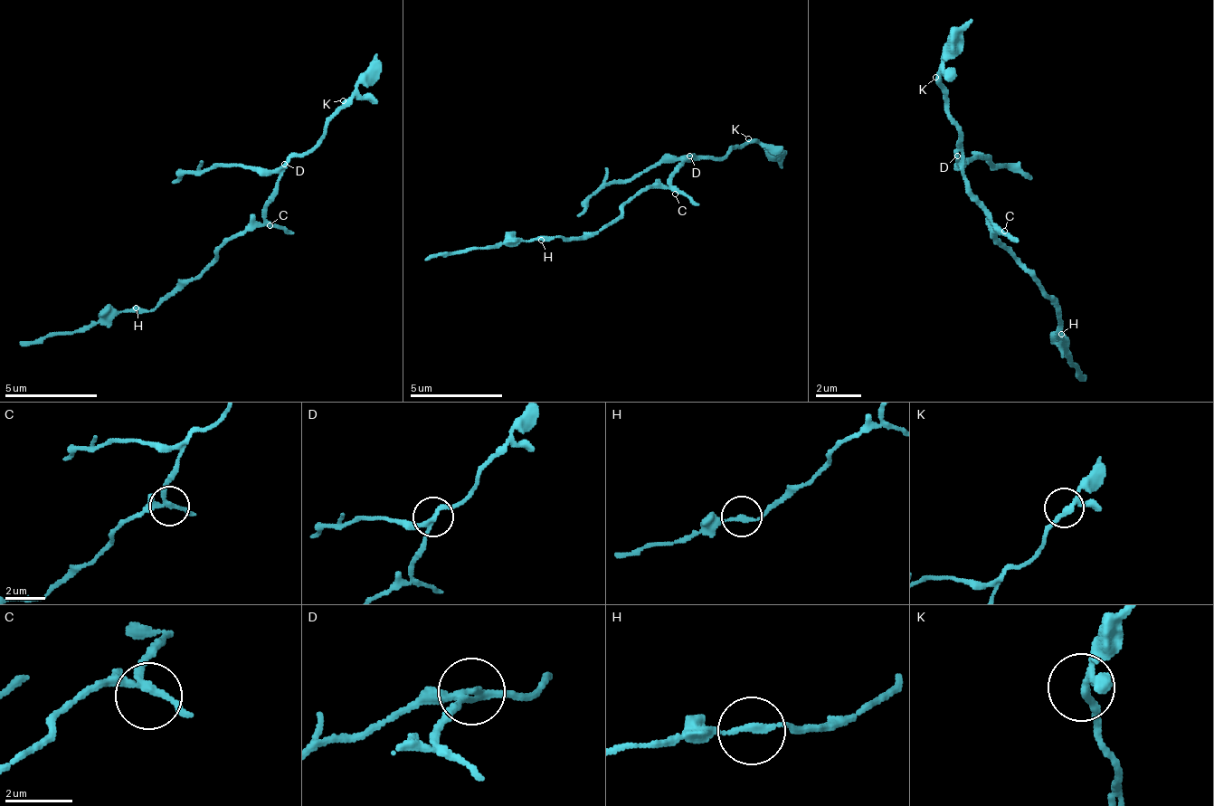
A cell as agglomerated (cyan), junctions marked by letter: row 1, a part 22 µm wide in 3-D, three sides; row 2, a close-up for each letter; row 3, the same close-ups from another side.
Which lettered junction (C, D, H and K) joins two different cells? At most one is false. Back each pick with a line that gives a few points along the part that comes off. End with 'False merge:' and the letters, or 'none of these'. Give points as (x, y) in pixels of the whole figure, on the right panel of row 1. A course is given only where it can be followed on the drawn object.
D: (958, 156), (964, 163), (987, 156), (1032, 179)
False merge: D

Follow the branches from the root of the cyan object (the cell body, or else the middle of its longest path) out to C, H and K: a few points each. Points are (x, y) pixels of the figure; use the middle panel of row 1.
C: (638, 194), (647, 189), (670, 189), (675, 194)
H: (638, 194), (601, 231), (587, 231), (569, 240), (560, 235), (541, 240)
K: (638, 194), (661, 184), (684, 161), (693, 161), (697, 156), (721, 156), (730, 147), (739, 147), (748, 138)

